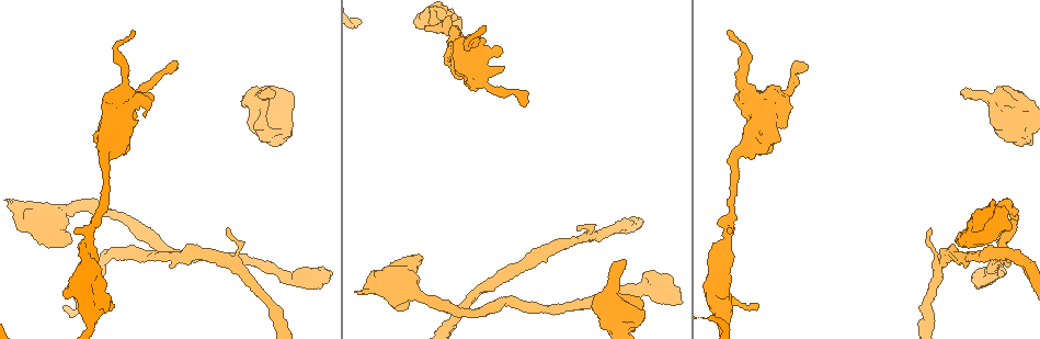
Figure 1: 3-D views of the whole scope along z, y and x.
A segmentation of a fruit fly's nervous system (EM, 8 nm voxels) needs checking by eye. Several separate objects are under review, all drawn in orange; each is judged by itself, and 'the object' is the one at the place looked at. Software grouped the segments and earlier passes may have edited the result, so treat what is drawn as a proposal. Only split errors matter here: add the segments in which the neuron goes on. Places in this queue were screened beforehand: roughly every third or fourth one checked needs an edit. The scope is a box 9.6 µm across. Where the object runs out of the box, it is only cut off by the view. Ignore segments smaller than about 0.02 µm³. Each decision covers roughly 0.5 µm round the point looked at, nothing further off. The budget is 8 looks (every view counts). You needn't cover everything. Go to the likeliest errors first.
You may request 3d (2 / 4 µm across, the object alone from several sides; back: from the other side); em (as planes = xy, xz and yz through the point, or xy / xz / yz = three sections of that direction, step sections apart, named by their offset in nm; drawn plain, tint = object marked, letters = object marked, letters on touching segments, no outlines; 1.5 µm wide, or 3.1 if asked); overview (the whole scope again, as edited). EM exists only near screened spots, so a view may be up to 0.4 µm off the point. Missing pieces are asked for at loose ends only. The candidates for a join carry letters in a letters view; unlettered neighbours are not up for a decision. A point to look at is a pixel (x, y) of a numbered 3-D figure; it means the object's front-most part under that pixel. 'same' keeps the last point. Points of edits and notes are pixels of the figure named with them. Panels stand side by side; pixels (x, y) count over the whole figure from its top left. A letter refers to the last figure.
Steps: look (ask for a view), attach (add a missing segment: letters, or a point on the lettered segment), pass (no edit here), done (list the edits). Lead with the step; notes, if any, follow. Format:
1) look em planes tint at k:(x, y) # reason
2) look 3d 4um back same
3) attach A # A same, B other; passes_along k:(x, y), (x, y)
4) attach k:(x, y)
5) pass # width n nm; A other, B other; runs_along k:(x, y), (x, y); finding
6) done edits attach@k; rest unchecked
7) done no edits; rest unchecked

look em planes letters at 1:(274, 91) # branch stops here

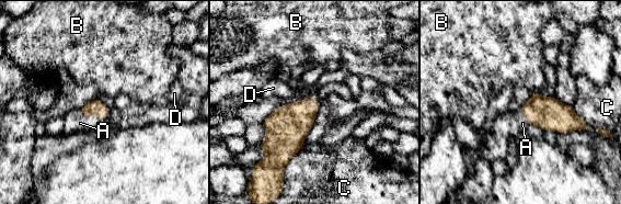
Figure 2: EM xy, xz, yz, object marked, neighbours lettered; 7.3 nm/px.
attach A # A same, B other, C other, D other; passes_along 2:(548, 113), (526, 120), (522, 123); it goes on there

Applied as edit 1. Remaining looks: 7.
look overview # redraw

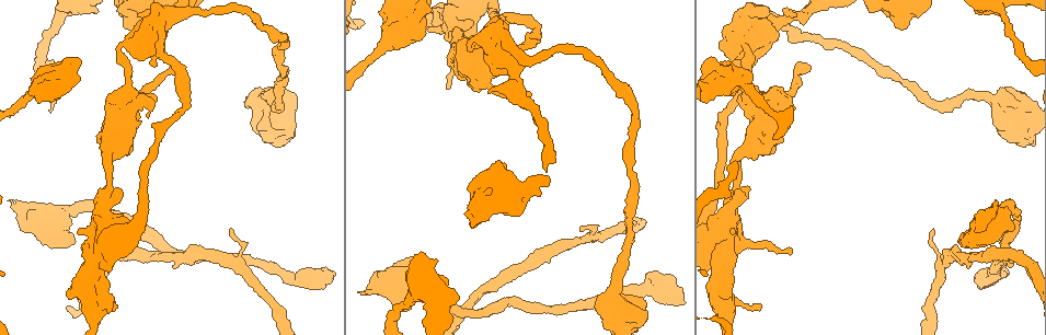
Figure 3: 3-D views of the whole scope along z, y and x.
look em planes letters at 3:(11, 201) # branch stops here

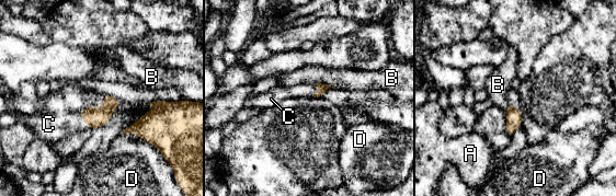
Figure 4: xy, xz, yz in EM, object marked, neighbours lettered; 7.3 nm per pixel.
attach C # A other, B other, C same, D other; passes_along 4:(94, 117), (94, 107), (69, 101); it goes on there

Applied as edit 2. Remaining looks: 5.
look overview

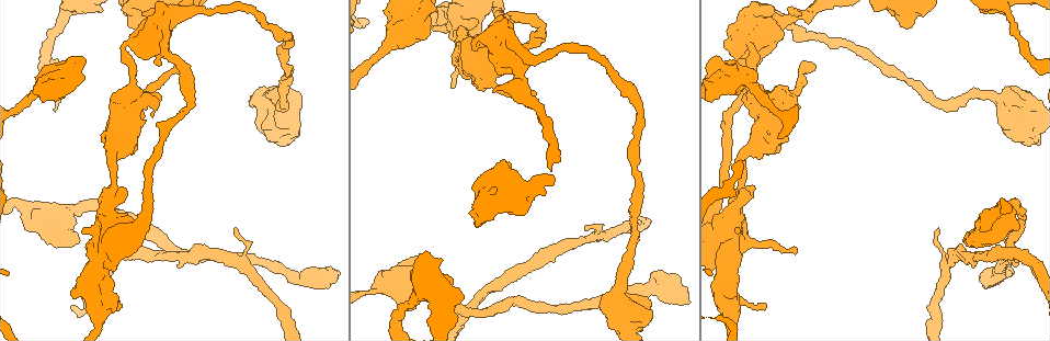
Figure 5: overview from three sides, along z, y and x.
look em xz step 4 tint at 5:(77, 241) # free end

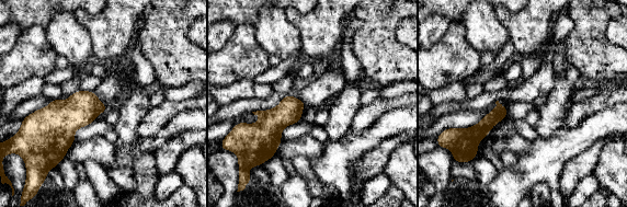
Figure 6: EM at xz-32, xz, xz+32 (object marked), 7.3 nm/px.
look em xy step 4 letters same # another direction

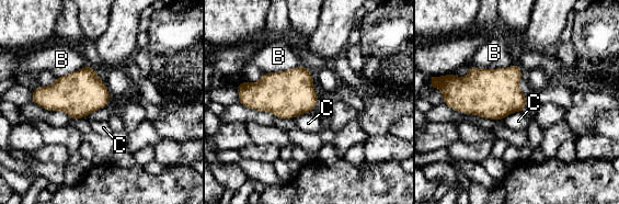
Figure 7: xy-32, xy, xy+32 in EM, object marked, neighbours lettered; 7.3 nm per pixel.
pass # width 280 nm; B other, C other; border 7:(524, 110), (509, 113), (501, 120); none of them fits

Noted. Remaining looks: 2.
done edits attach@2, attach@4; rest unchecked

